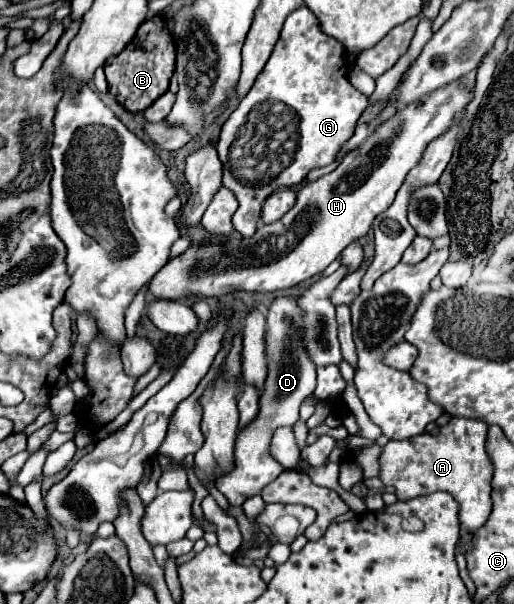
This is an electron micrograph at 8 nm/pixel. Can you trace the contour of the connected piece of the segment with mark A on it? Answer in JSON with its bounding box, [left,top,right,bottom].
[379,418,493,552]

